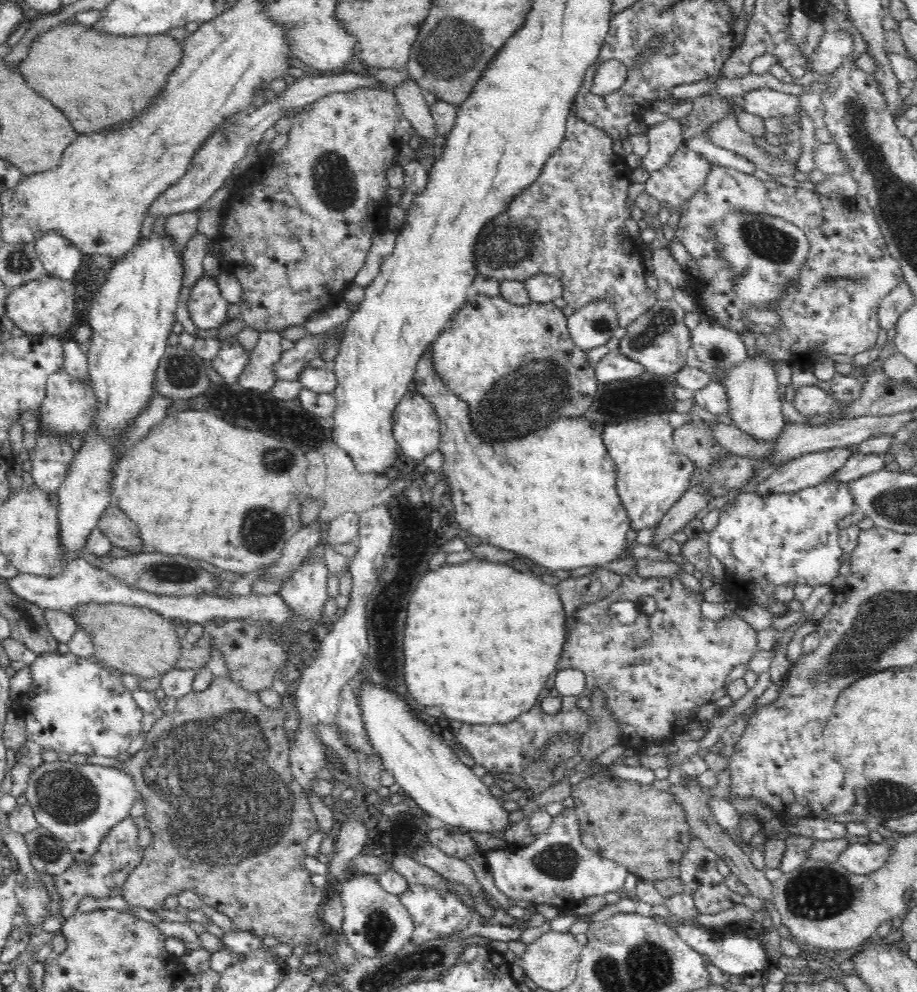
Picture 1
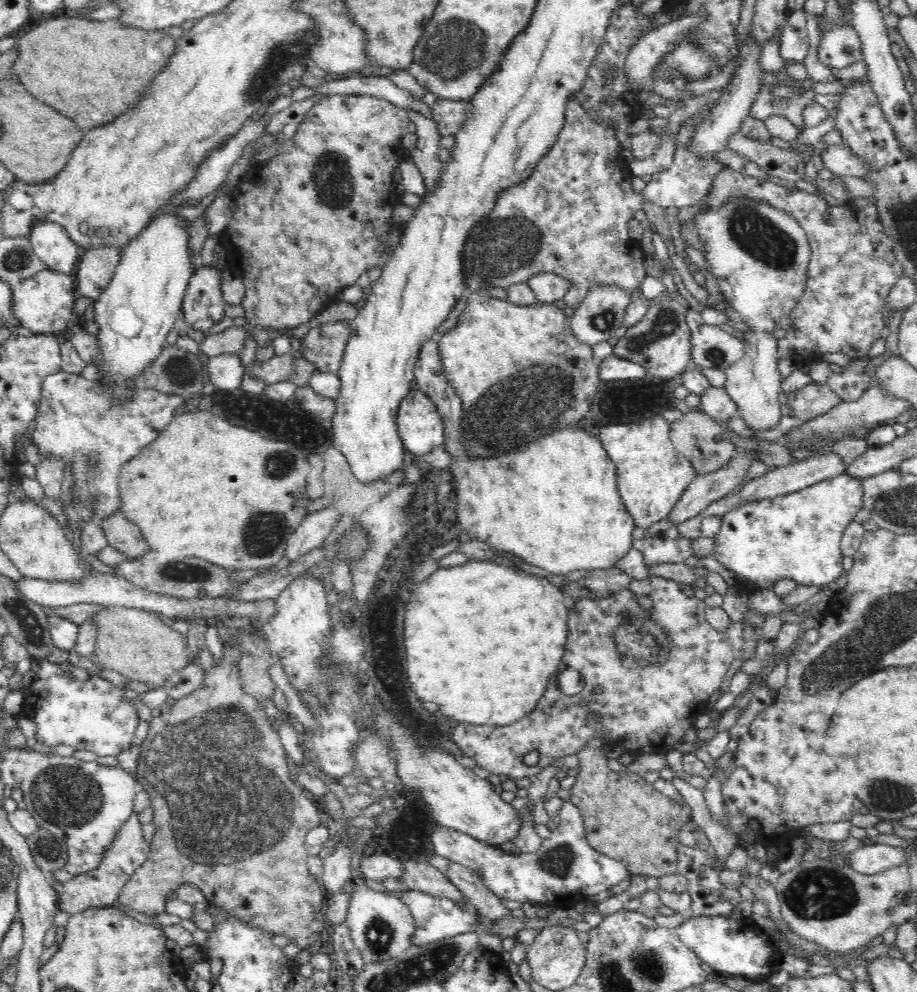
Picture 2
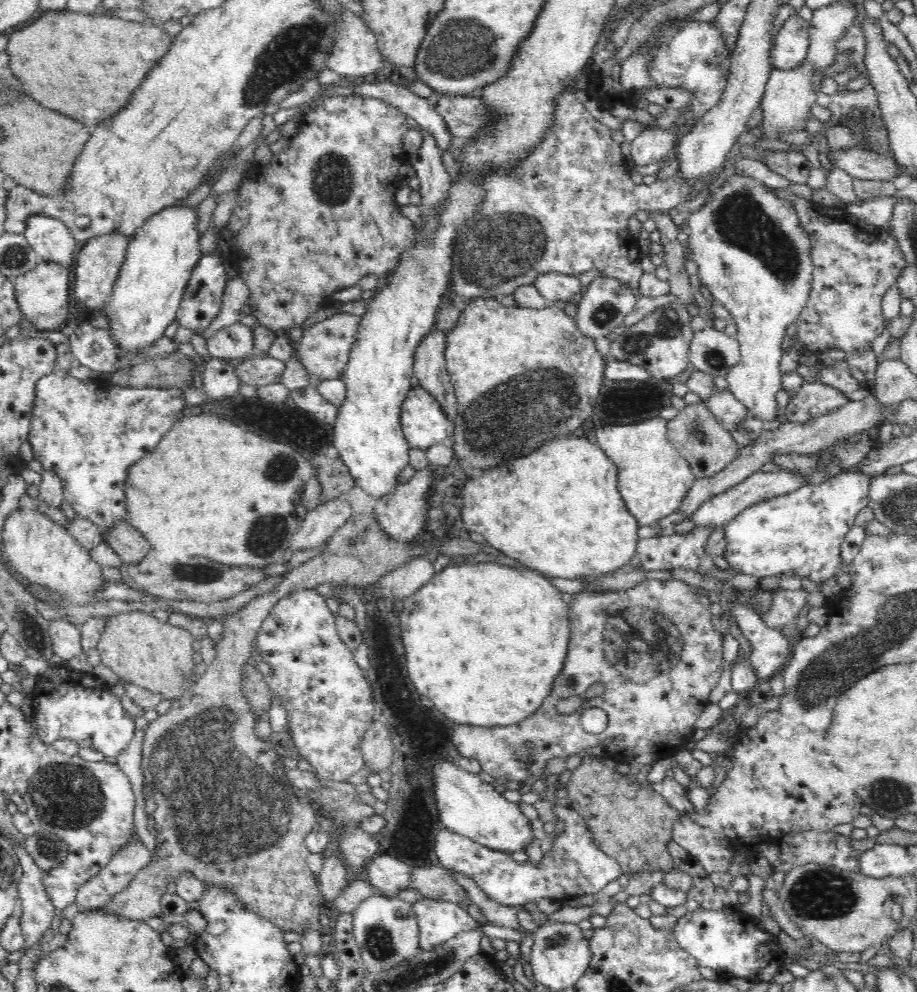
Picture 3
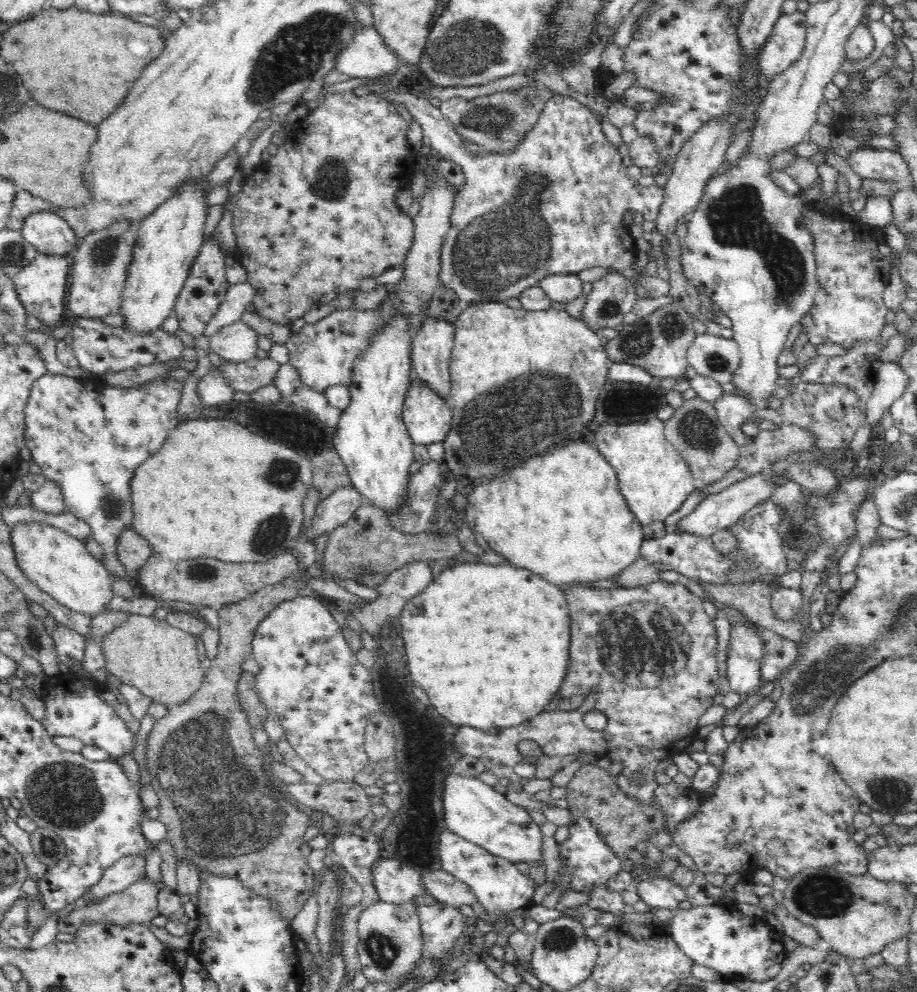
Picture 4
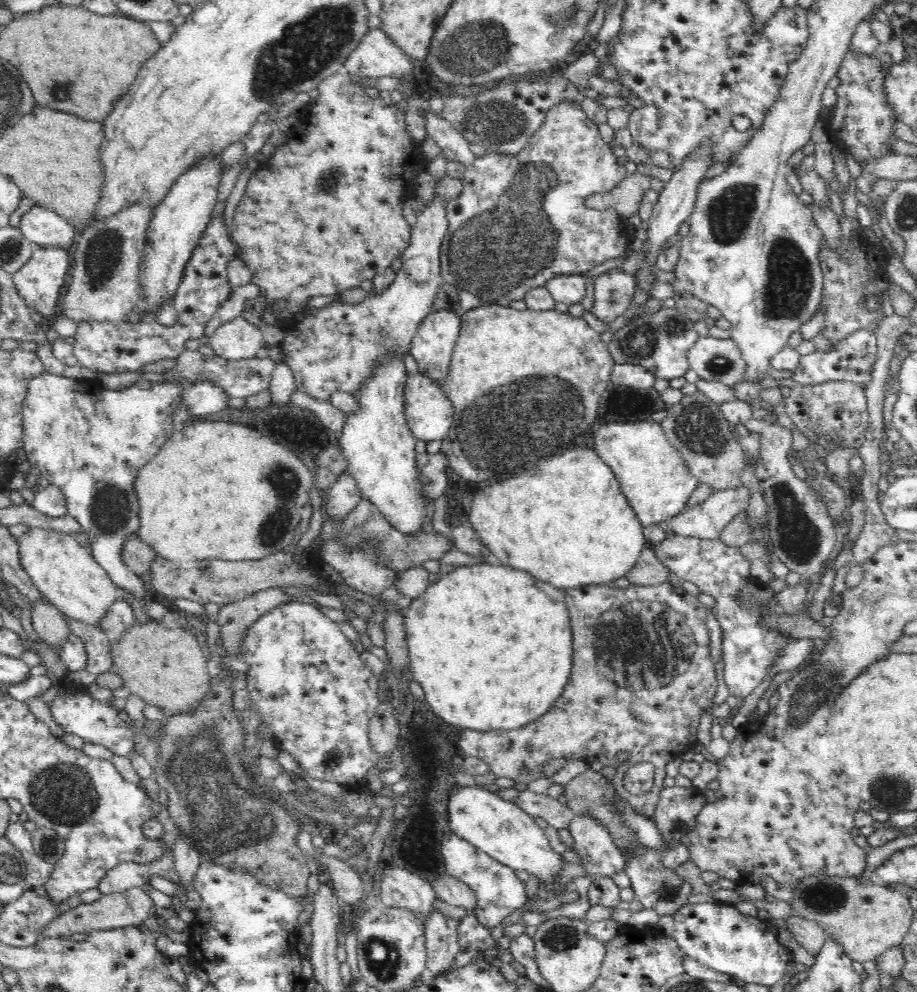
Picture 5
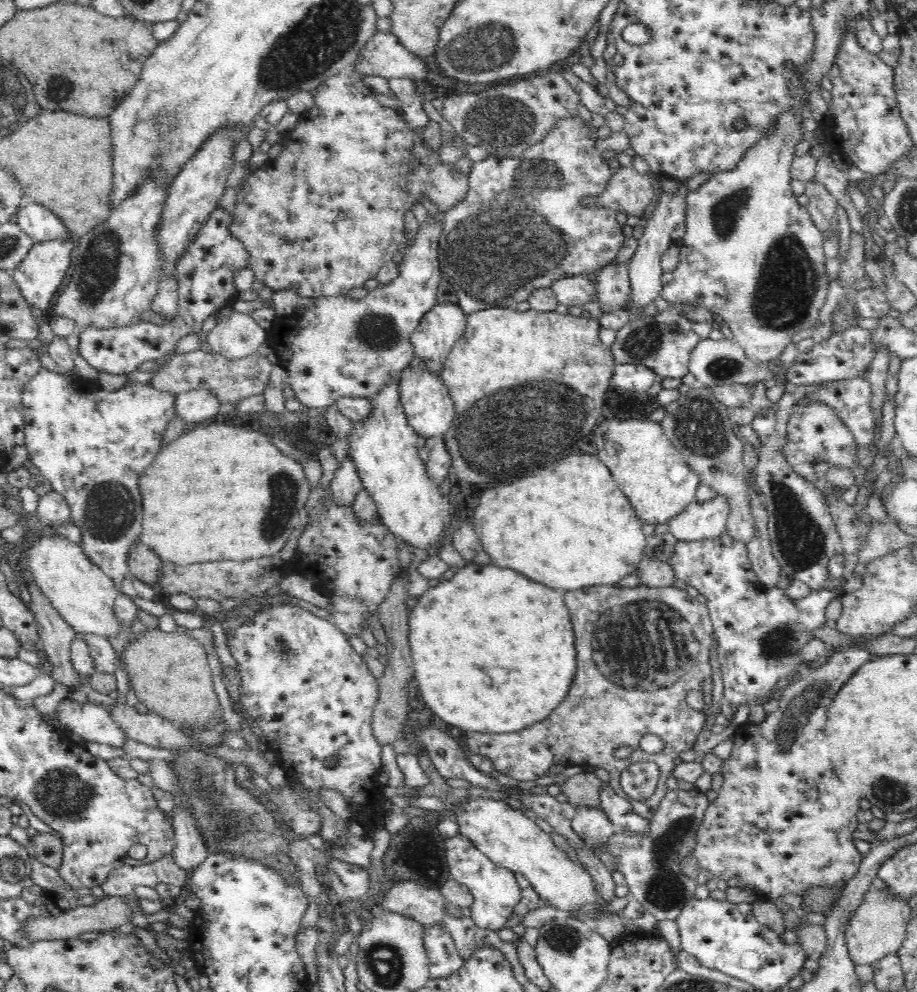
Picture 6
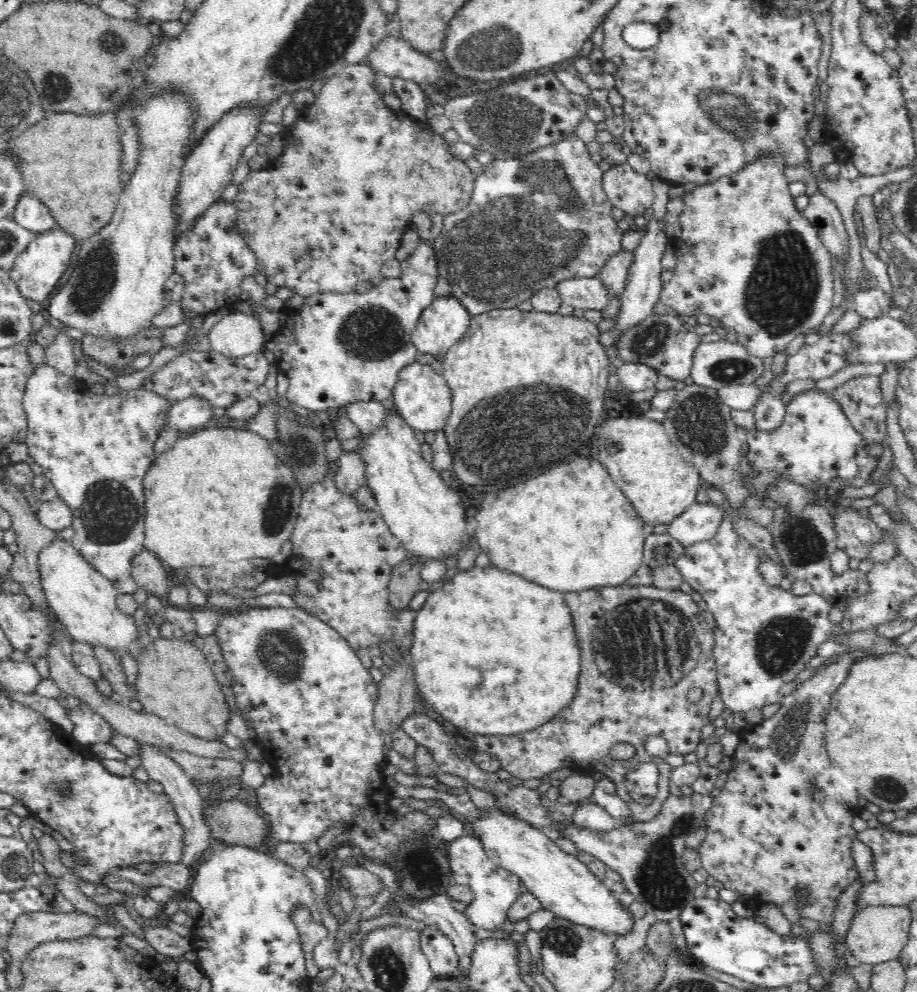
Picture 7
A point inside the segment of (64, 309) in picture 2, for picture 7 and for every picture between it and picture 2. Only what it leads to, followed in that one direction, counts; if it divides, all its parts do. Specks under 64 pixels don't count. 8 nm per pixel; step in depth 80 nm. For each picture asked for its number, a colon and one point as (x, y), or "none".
3: (43, 296)
4: (41, 286)
5: (40, 281)
6: (40, 275)
7: (37, 271)

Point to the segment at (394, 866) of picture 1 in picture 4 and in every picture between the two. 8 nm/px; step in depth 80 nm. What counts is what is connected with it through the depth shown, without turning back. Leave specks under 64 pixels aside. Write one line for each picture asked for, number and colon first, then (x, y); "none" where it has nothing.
2: (416, 875)
3: (435, 882)
4: (445, 887)

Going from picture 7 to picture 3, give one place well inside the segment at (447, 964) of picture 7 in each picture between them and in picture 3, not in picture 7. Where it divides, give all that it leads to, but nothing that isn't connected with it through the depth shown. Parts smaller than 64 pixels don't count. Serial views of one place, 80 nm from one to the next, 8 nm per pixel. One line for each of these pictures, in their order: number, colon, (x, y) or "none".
3: (439, 920)
4: (441, 924)
5: (441, 932)
6: (444, 959)

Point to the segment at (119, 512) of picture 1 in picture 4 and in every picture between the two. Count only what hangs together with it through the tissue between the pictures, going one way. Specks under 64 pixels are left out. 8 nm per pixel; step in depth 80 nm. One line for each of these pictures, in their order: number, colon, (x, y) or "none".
2: (124, 535)
3: (131, 545)
4: (133, 550)

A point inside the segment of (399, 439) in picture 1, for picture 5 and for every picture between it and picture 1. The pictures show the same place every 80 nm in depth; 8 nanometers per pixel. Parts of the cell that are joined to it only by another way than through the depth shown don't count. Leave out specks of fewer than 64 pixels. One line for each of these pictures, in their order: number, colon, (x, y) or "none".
2: (420, 428)
3: (424, 425)
4: (427, 418)
5: (429, 412)

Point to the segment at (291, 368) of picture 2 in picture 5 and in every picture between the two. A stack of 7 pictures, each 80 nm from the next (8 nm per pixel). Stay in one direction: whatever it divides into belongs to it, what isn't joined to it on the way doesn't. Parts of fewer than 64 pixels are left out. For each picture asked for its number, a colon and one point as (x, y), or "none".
3: (259, 370)
4: (250, 375)
5: (239, 378)

